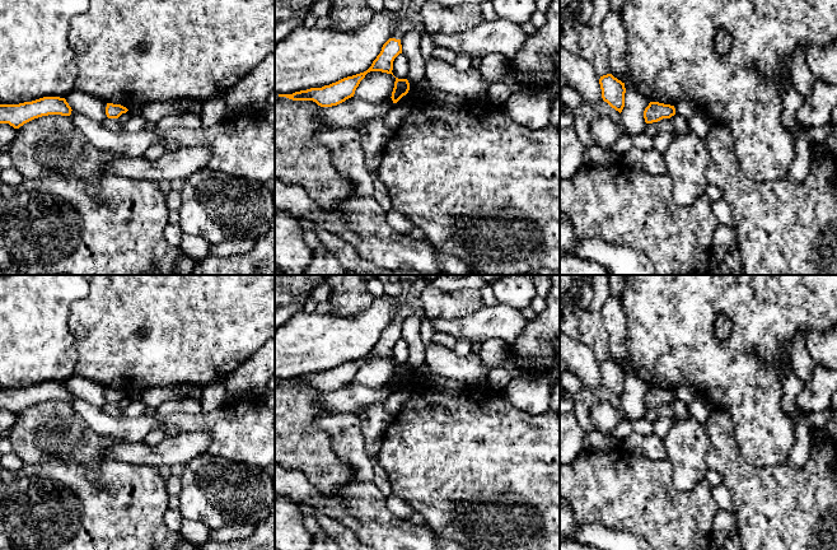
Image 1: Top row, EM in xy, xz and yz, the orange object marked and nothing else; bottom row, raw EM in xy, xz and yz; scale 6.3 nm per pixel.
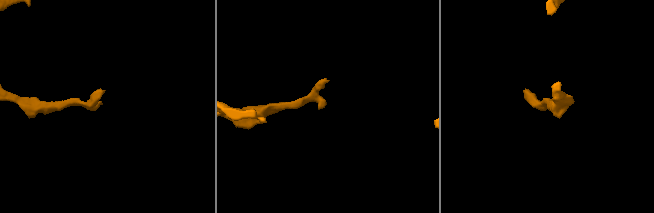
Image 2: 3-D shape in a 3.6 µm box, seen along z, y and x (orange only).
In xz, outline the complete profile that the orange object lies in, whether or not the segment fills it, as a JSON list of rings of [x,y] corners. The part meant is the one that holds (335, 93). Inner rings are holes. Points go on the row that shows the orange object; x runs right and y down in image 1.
[[[389,38],[366,71],[343,78],[322,88],[310,88],[293,94],[279,94],[279,97],[286,97],[293,101],[313,101],[321,107],[337,106],[354,97],[356,88],[368,73],[382,71],[393,75],[393,61],[399,53],[402,53],[401,39]]]

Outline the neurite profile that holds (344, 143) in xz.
[[[329,126],[317,134],[317,141],[331,152],[332,164],[354,183],[359,197],[374,196],[373,176],[366,168],[361,136],[355,129]]]

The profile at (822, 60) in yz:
[[[837,38],[824,46],[808,46],[804,55],[815,79],[837,84]]]

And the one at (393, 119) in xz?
[[[392,104],[384,116],[384,123],[392,132],[396,132],[408,113],[410,109],[407,107]]]

